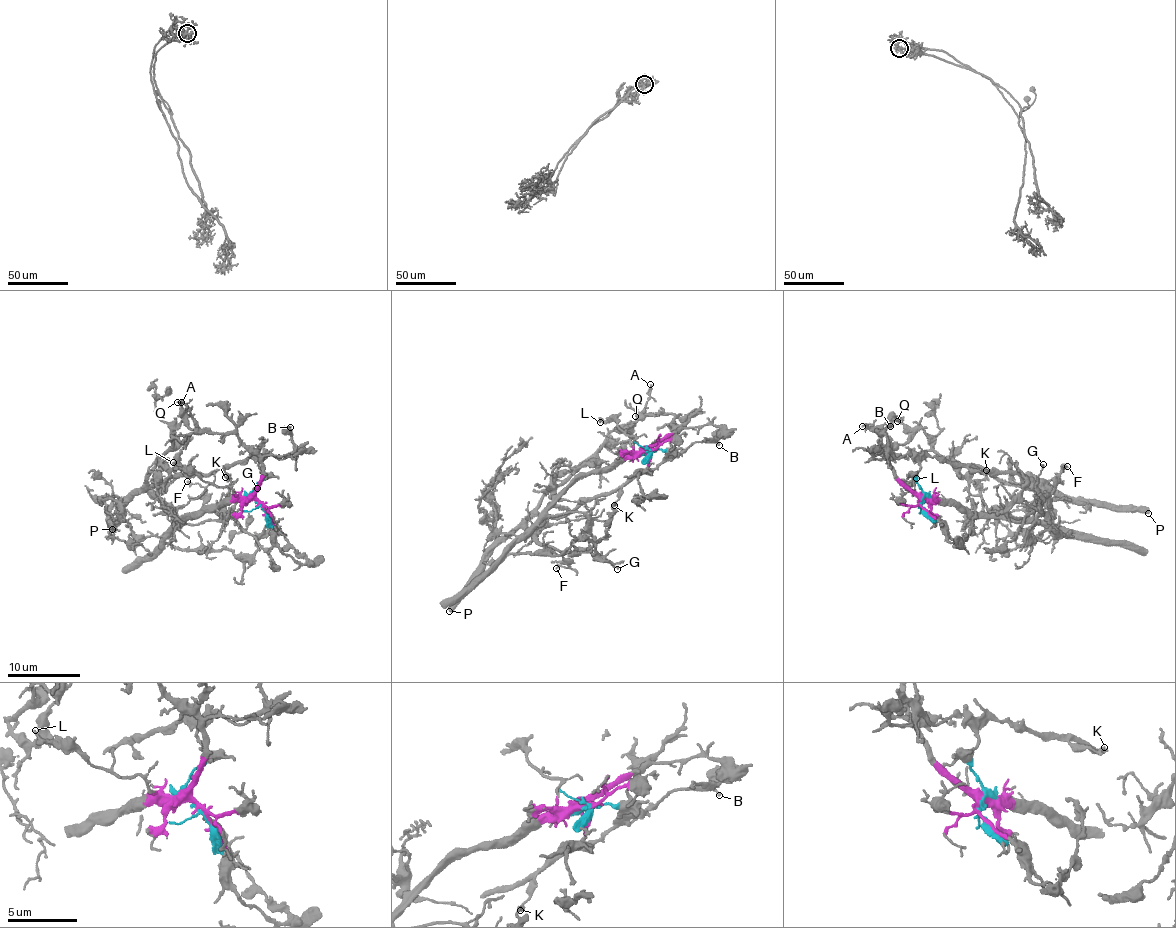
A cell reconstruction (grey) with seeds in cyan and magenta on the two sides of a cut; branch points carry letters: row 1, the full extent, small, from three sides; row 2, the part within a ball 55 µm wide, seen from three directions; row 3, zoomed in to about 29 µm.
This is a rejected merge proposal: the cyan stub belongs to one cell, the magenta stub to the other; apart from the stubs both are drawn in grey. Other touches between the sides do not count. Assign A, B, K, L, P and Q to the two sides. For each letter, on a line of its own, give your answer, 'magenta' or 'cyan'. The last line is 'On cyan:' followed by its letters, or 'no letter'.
A: magenta
B: cyan
K: cyan
L: magenta
P: cyan
Q: magenta
On cyan: B, K, P

